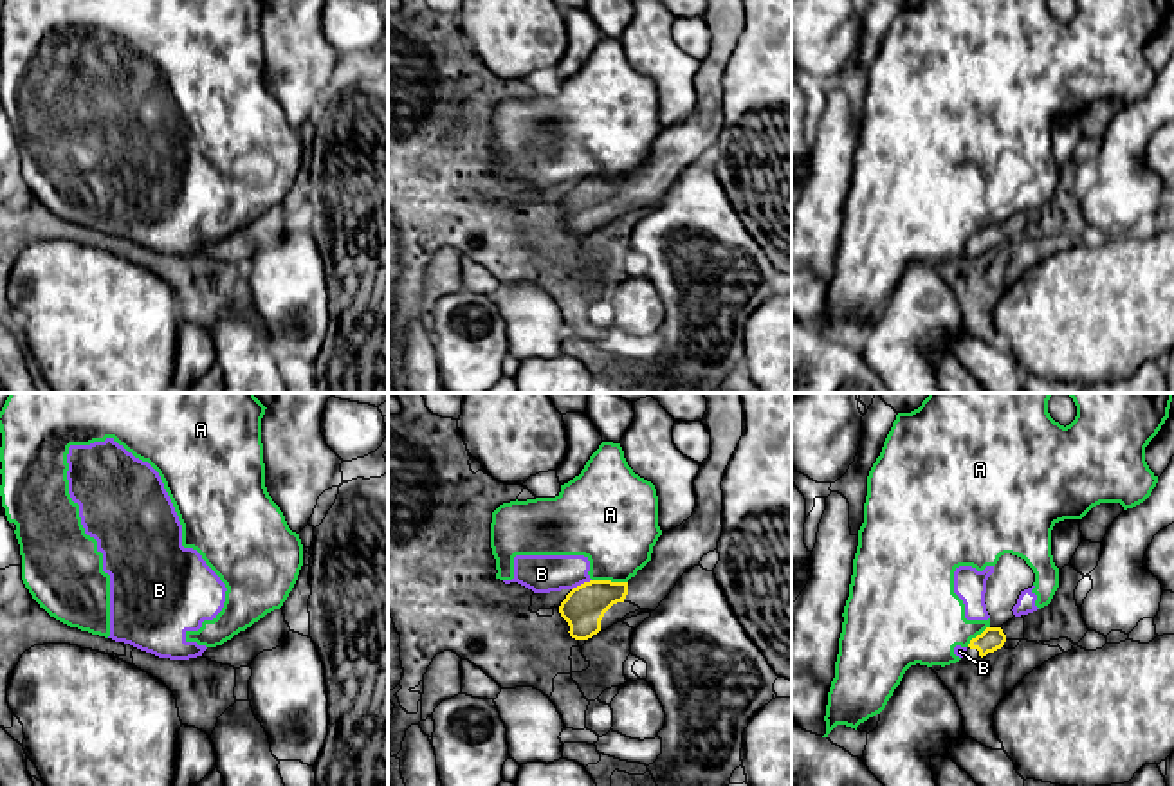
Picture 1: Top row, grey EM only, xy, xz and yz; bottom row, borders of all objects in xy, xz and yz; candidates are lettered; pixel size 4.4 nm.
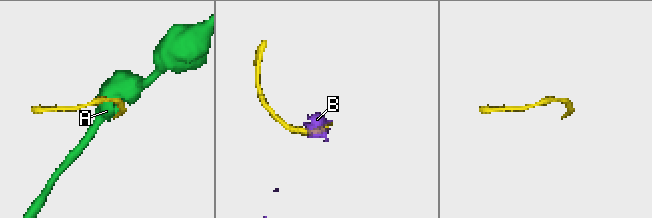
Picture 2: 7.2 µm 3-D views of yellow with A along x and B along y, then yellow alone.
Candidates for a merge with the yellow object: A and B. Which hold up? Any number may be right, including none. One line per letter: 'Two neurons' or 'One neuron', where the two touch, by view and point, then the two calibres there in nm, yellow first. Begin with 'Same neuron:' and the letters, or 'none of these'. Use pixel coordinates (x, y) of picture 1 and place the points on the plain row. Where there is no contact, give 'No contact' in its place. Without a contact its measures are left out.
Same neuron: none of these
A: Two neurons. Touches yellow at xz (610, 177). Thickness 190 nm (yellow) against 380 nm
B: Two neurons. Touches yellow at xz (581, 181). Thickness 190 nm (yellow) against 170 nm

